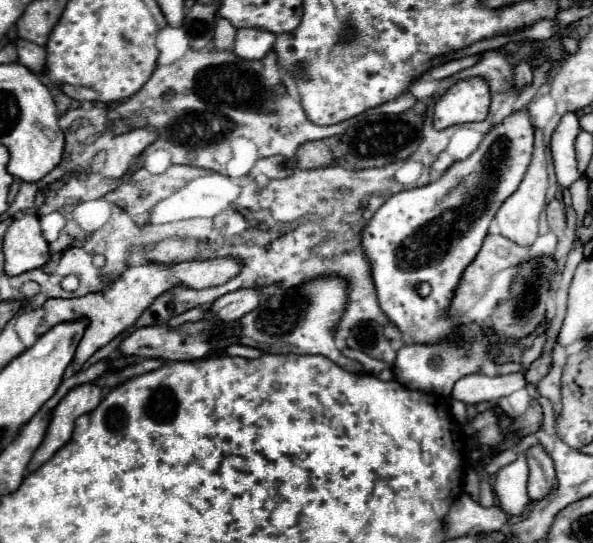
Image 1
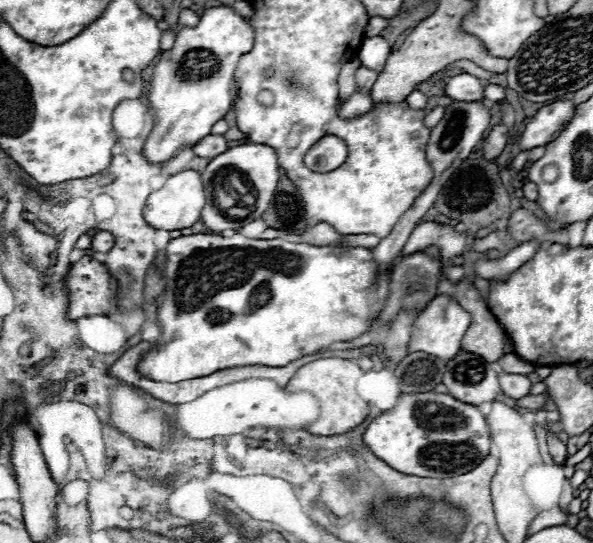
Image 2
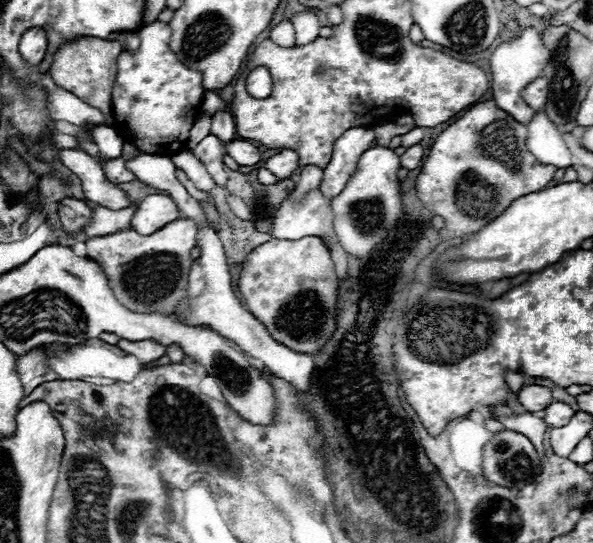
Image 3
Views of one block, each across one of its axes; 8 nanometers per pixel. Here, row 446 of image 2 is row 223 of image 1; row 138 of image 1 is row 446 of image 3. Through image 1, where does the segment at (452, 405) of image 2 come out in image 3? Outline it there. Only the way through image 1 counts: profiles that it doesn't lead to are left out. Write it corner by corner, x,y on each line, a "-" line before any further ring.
502,430
492,434
492,438
484,444
482,450
482,476
490,480
492,484
504,486
504,488
524,488
526,484
532,484
534,478
540,474
540,458
532,446
532,442
518,432

